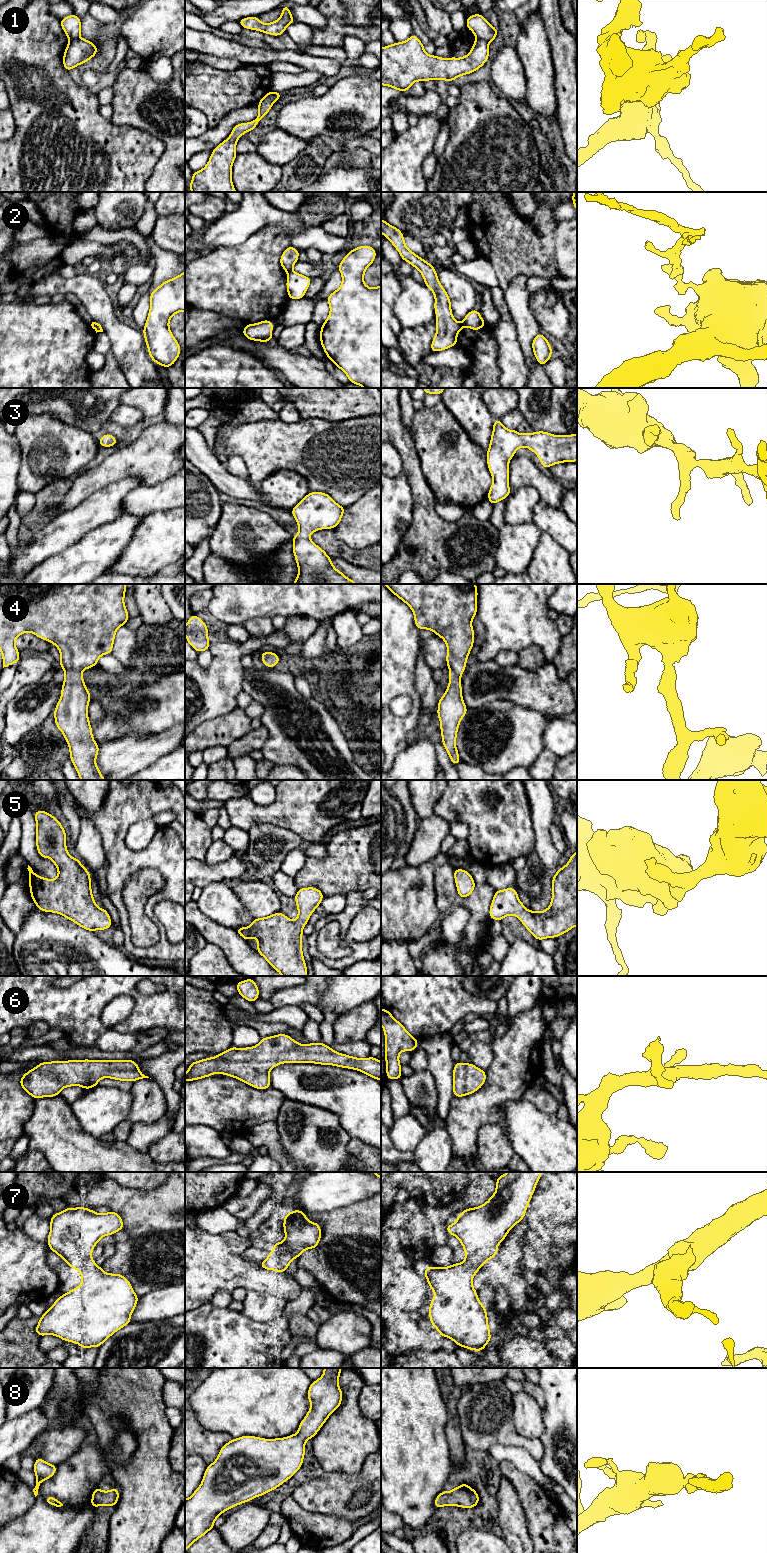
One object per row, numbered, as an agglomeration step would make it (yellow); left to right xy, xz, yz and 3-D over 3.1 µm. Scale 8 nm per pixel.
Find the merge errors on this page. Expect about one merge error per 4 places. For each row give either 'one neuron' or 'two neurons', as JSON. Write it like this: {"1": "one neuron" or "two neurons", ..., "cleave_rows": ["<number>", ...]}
{"1": "two neurons", "2": "two neurons", "3": "one neuron", "4": "one neuron", "5": "one neuron", "6": "one neuron", "7": "one neuron", "8": "one neuron", "cleave_rows": ["1", "2"]}

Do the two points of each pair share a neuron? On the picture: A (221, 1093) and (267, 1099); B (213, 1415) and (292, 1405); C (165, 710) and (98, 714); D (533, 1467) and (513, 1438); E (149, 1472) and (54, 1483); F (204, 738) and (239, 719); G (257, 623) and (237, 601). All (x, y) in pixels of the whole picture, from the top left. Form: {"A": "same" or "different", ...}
{"A": "same", "B": "same", "C": "different", "D": "different", "E": "different", "F": "same", "G": "different"}

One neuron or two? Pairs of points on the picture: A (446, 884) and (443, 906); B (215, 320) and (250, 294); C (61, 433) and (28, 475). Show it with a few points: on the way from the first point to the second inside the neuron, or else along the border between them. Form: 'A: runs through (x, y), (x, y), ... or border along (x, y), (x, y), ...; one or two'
A: runs through (446, 889), (445, 901); one
B: border along (199, 308), (222, 313), (235, 319); two
C: runs through (51, 443), (48, 453), (36, 465); one

